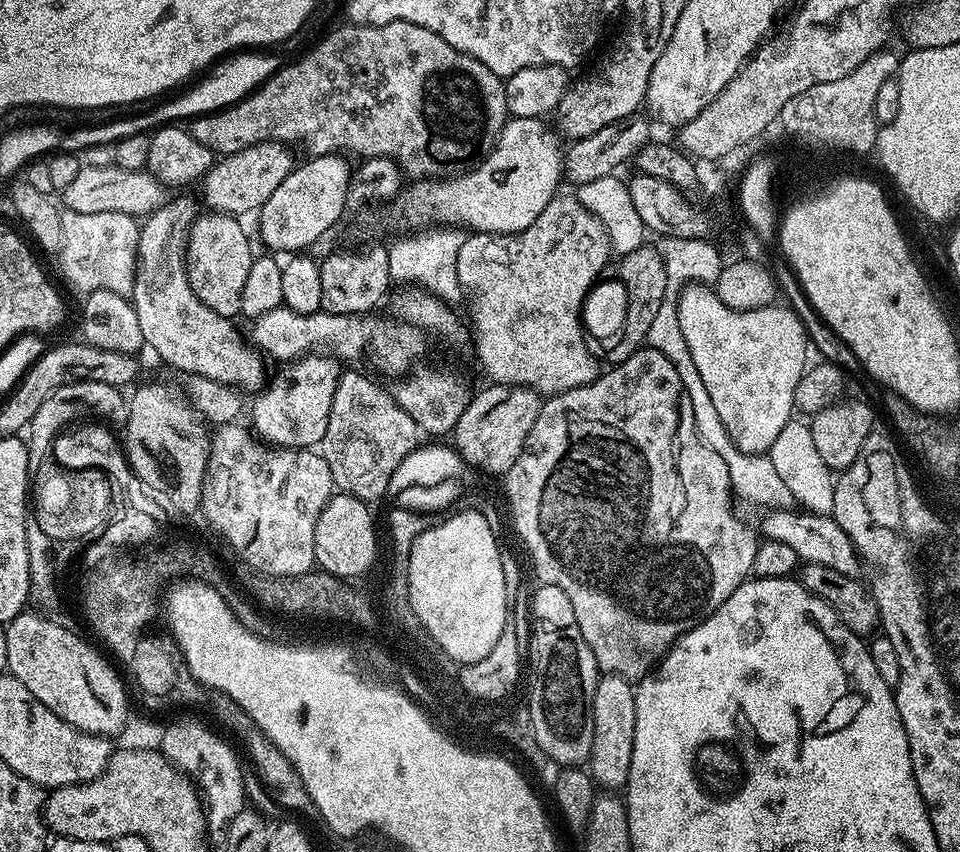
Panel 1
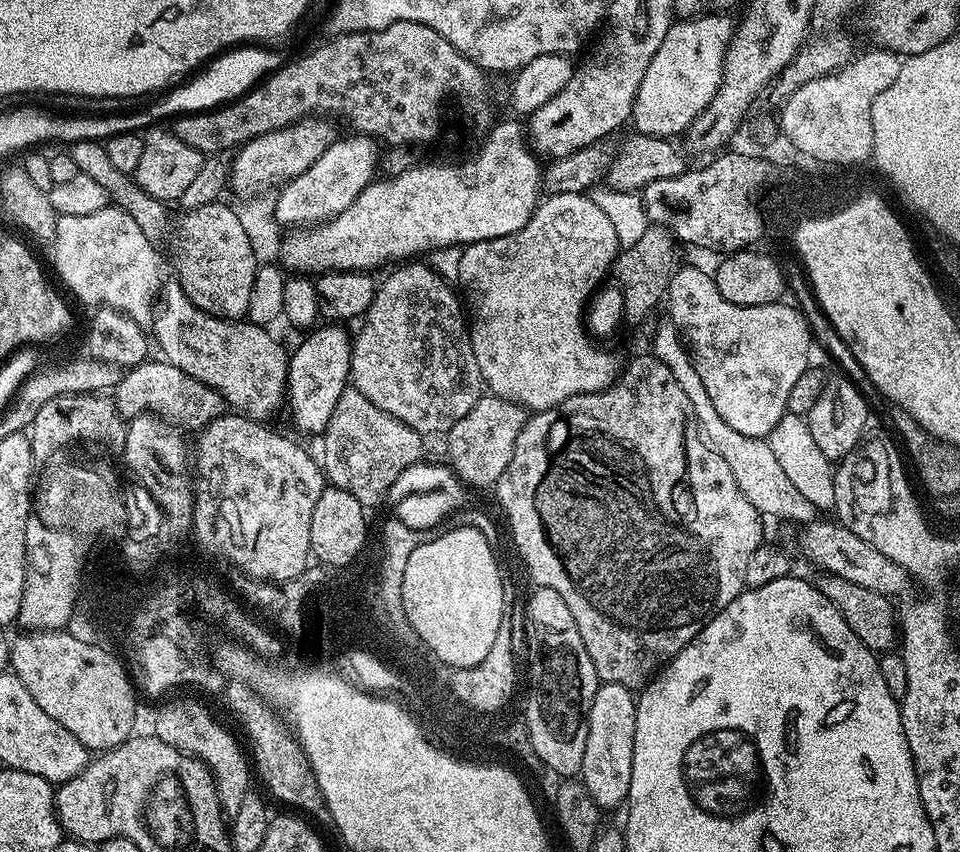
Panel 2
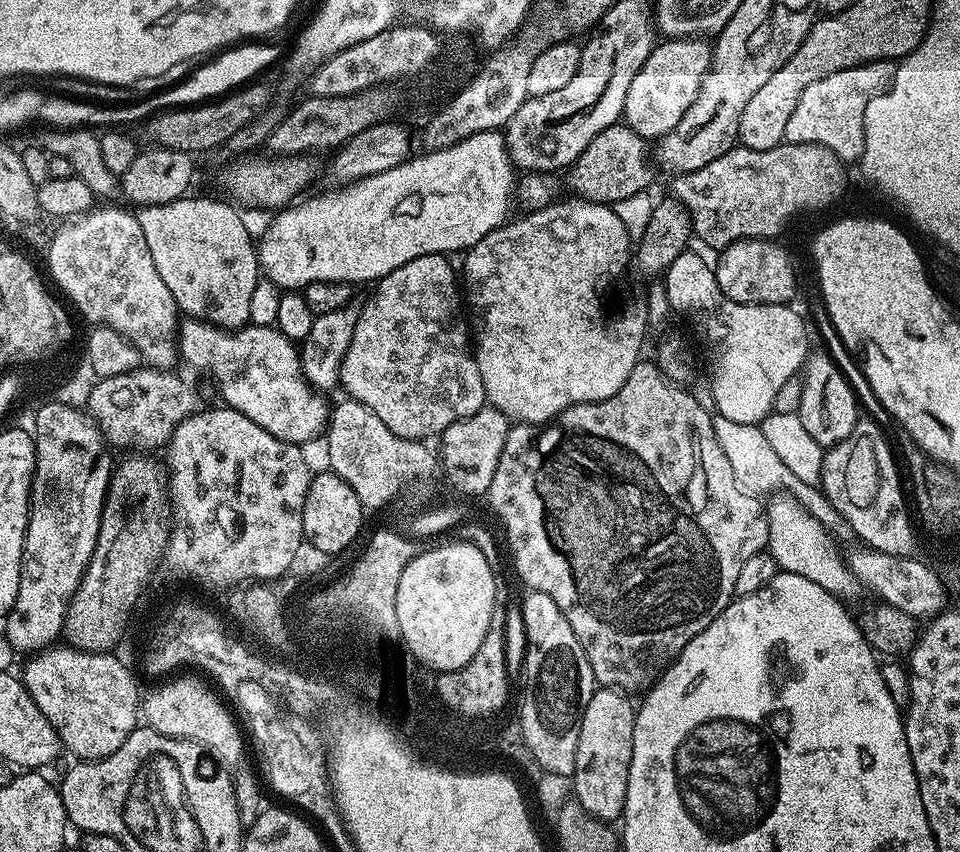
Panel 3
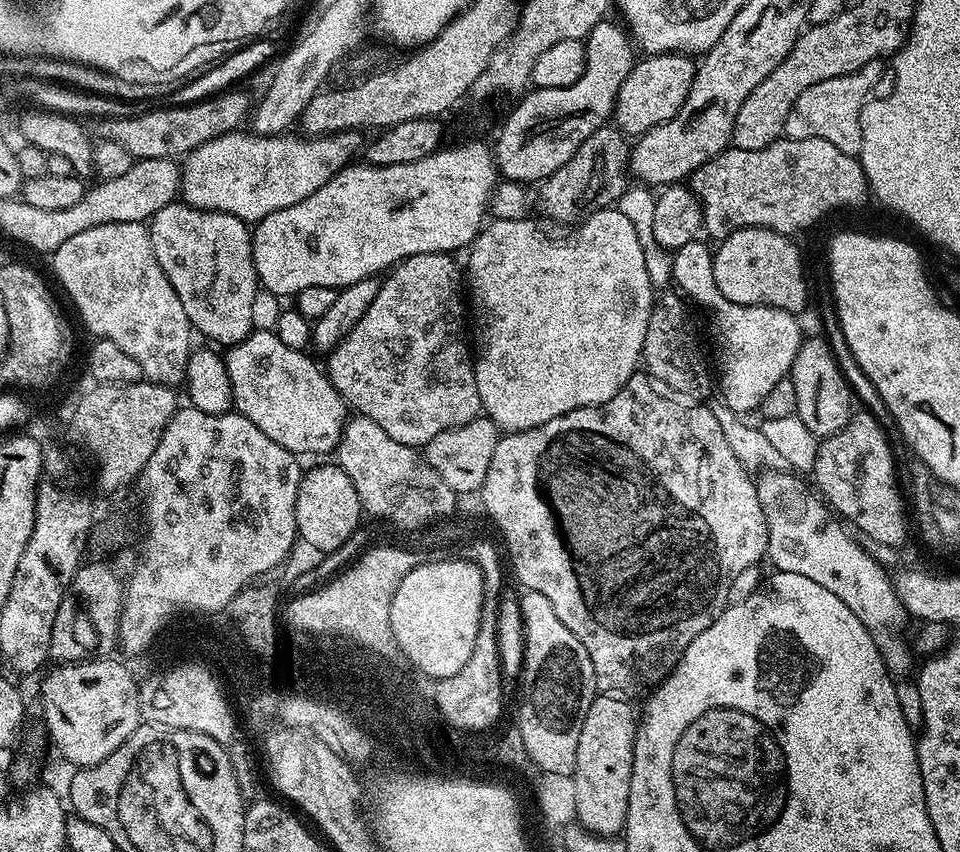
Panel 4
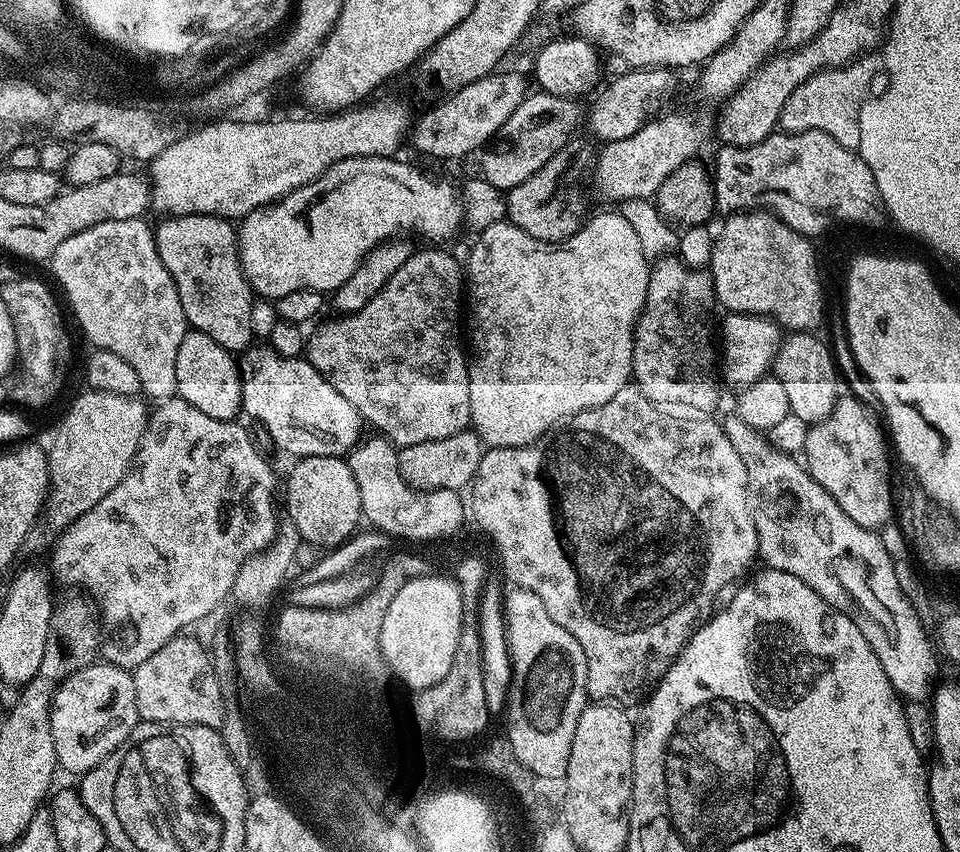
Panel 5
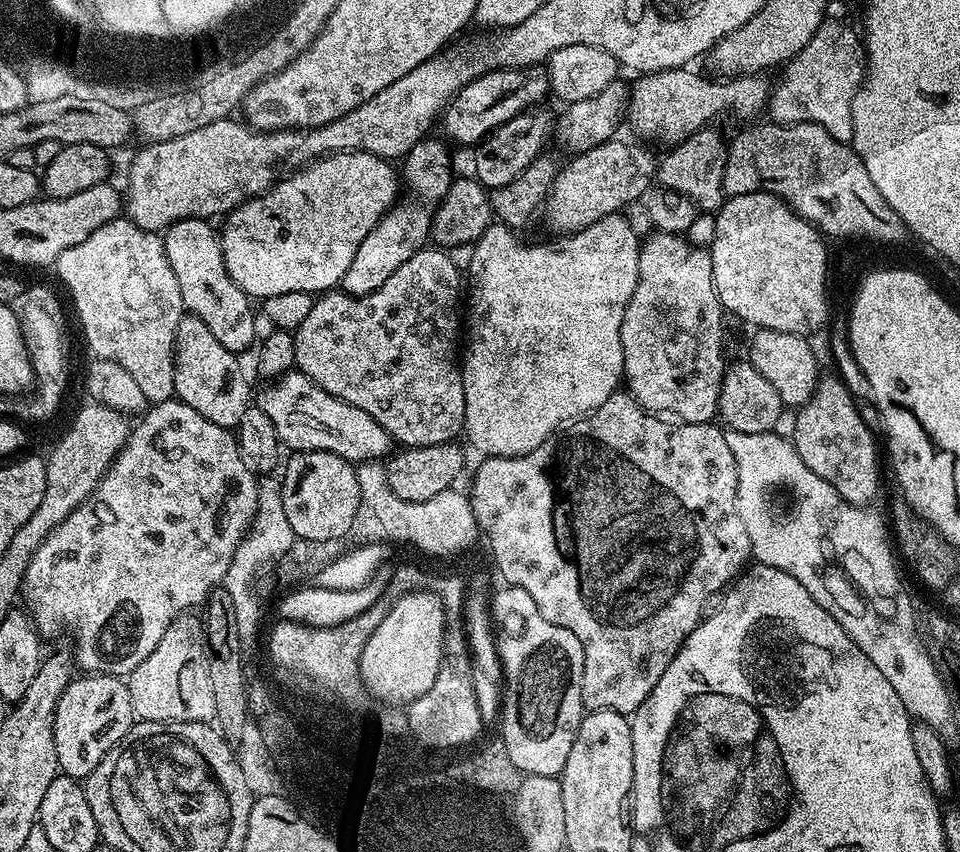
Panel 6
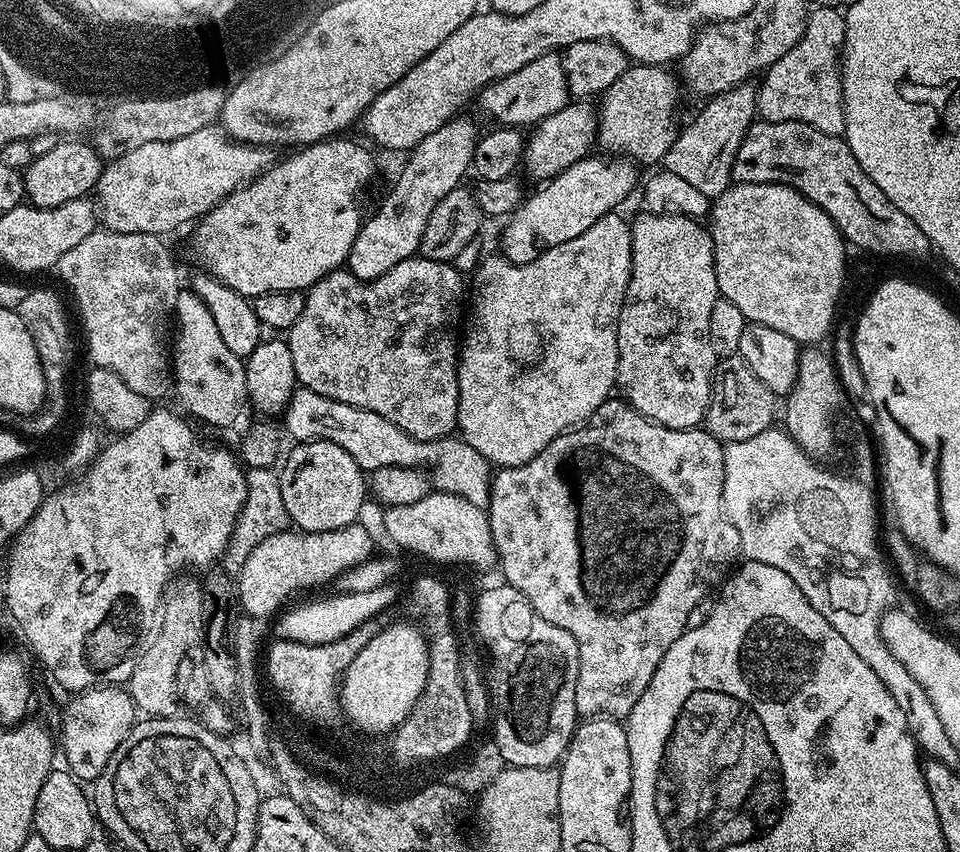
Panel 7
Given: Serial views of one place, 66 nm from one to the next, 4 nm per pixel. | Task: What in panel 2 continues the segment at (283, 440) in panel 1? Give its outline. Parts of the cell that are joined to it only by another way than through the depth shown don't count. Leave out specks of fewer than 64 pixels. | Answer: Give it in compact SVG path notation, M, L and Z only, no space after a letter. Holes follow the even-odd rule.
M324 322L312 331L295 349L291 349L288 357L288 391L286 393L287 411L292 411L292 424L300 432L323 433L324 427L330 422L330 414L334 414L334 406L338 406L338 398L350 387L352 374L352 342L353 337L348 336L347 327L336 322Z

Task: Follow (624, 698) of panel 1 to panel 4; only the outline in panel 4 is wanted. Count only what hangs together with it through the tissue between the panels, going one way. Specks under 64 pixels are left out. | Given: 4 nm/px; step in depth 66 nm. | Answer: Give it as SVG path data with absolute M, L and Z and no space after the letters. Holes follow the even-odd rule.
M598 694L590 702L590 710L586 710L586 718L582 722L582 734L578 734L578 746L576 747L576 768L572 772L574 782L574 802L576 803L576 820L581 828L590 830L599 836L616 836L623 833L626 814L628 813L628 803L630 802L630 778L632 777L632 767L634 766L634 742L636 741L636 729L638 727L637 713L632 713L632 708L627 699L615 694Z

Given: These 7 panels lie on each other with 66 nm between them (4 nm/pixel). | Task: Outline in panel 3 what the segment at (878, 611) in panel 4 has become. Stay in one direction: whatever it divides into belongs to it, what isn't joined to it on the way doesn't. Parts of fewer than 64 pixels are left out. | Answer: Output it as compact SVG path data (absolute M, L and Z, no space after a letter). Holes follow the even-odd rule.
M776 494L767 501L768 546L776 560L777 569L802 574L810 582L818 582L826 591L841 598L856 596L862 592L858 577L848 568L847 559L836 553L837 545L833 537L820 525L817 518L812 518L803 505L791 494Z

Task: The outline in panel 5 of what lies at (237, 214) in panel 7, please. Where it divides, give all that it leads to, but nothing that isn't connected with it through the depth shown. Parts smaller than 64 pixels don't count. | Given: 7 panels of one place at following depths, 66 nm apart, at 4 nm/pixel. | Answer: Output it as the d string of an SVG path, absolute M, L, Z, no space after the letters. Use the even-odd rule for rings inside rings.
M355 156L346 158L342 162L334 162L334 166L327 168L314 182L243 217L239 221L236 233L236 249L240 252L240 269L244 271L244 276L248 279L248 285L252 287L253 293L257 297L267 298L273 302L280 300L282 294L291 294L294 290L314 290L331 294L338 286L342 286L342 282L346 282L346 278L350 278L350 274L354 274L354 270L358 270L358 266L376 247L401 234L408 234L404 232L413 232L414 235L421 236L424 242L444 242L440 240L450 239L459 228L462 228L462 196L457 185L455 188L450 181L443 180L440 176L431 176L430 173L423 172L422 169L415 168L414 165L407 164L406 161L400 159L390 156Z

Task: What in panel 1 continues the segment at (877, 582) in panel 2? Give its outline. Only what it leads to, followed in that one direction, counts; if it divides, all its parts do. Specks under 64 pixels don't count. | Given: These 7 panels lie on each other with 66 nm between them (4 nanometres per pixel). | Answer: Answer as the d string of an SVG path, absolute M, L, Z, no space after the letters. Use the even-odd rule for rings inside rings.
M788 509L769 511L765 516L762 530L760 529L761 535L768 540L785 542L786 546L790 546L798 554L803 563L829 566L832 570L847 576L859 575L859 553L850 542L849 535L838 526L831 515Z

